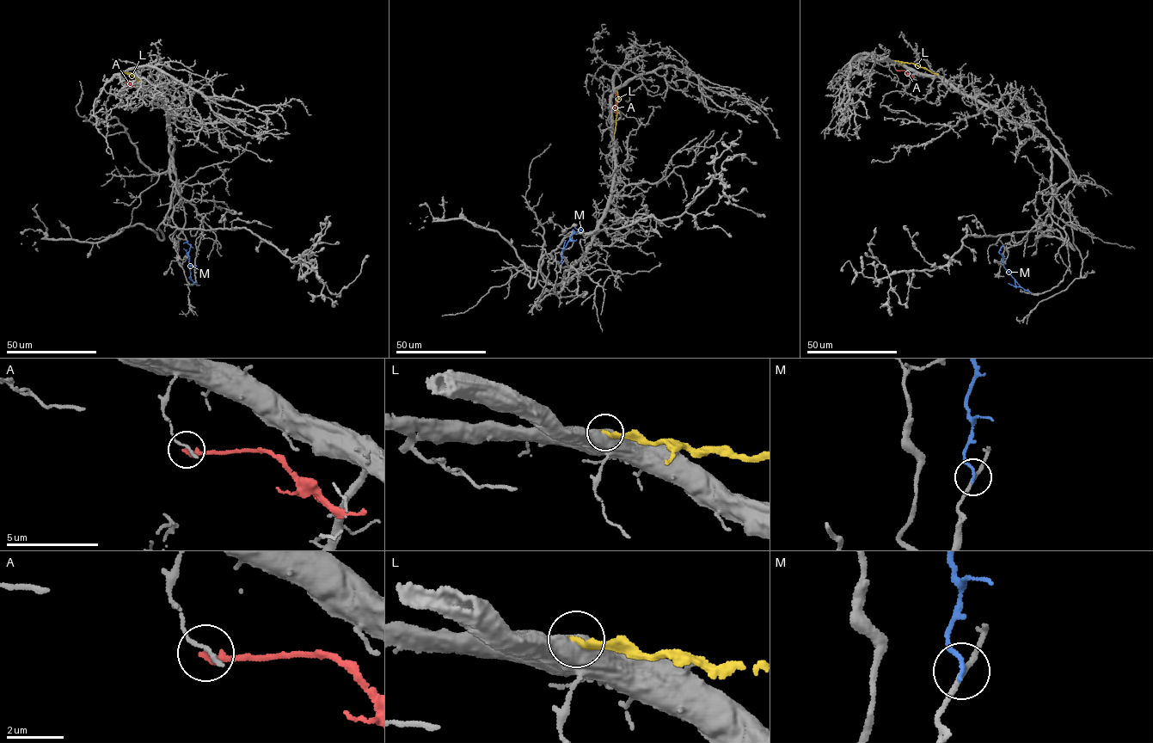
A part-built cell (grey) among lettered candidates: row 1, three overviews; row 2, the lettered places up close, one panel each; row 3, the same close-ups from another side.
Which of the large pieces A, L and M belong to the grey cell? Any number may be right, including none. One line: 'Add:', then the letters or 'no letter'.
Add: no letter

